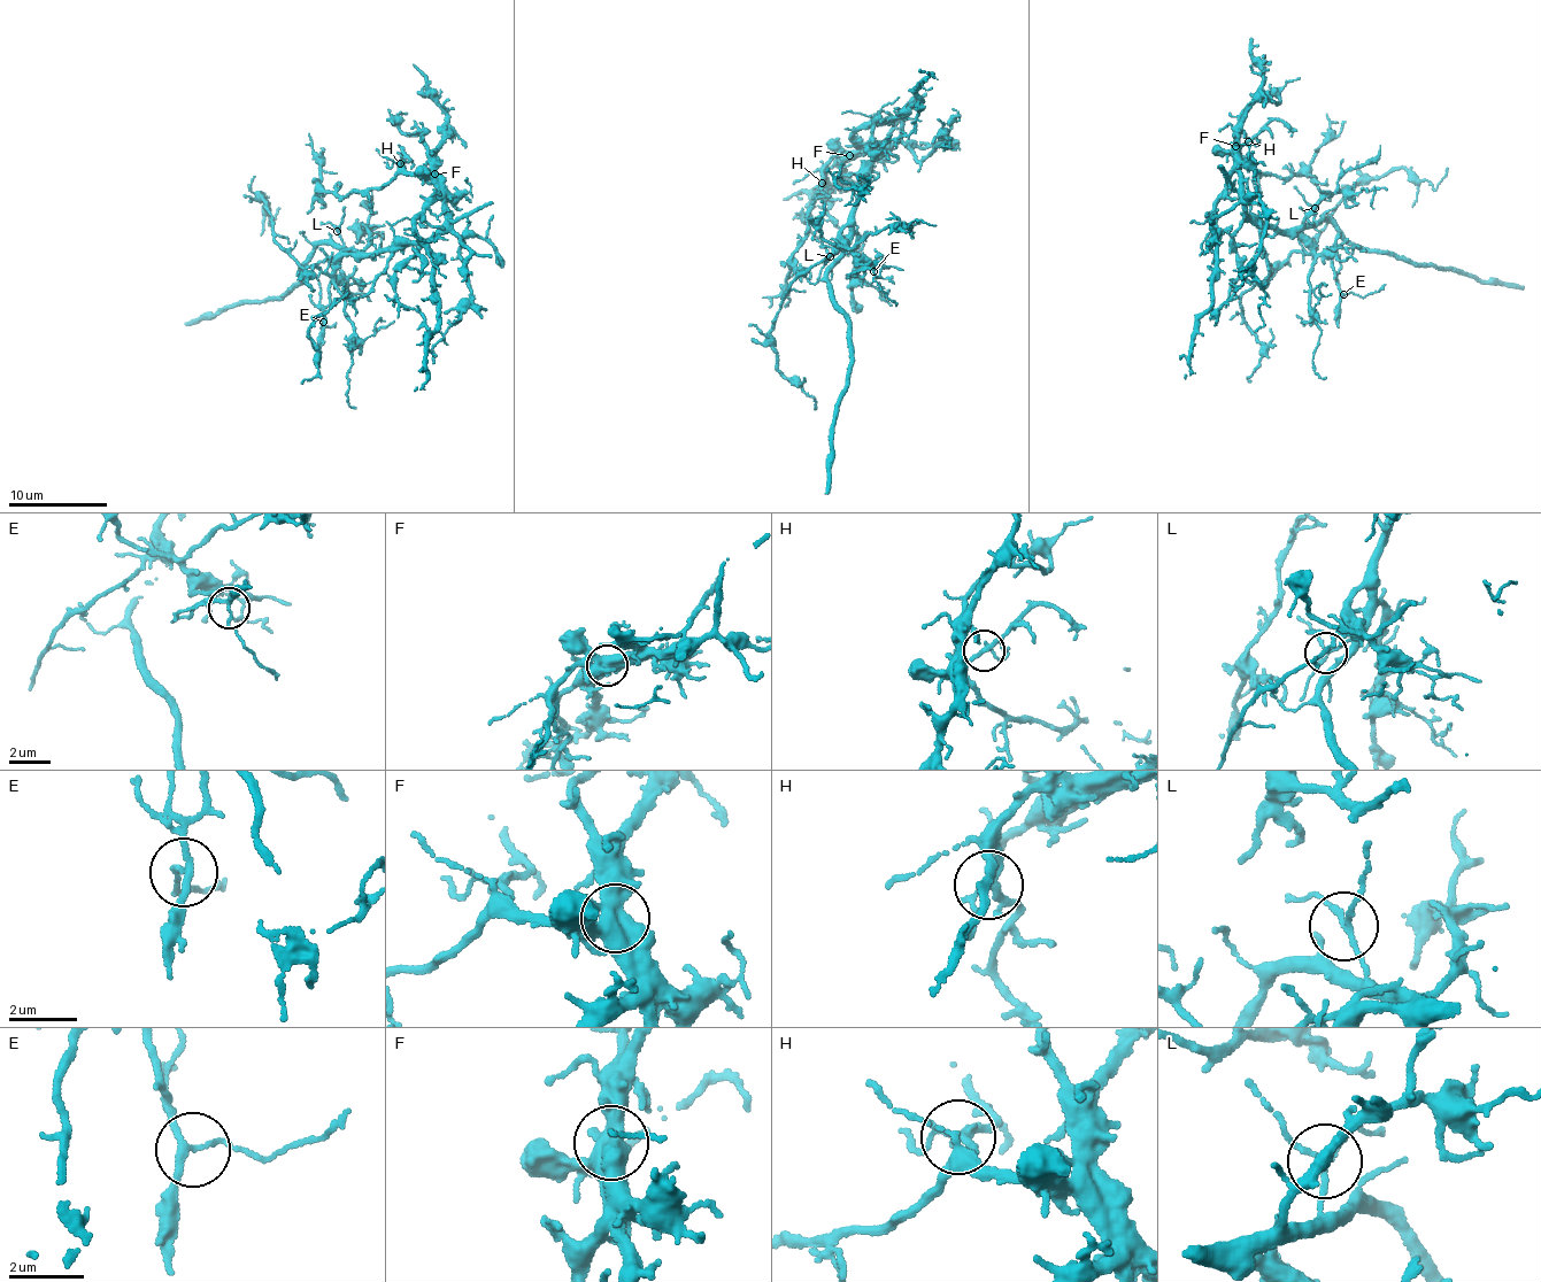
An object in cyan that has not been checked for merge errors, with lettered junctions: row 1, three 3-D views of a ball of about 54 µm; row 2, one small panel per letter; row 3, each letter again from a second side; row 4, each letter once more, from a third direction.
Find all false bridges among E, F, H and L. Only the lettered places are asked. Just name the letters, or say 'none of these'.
F

